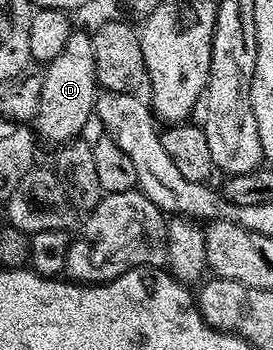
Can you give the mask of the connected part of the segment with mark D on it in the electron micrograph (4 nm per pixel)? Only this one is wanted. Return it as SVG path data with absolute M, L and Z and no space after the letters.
M74 30L66 38L62 54L54 58L43 69L42 98L38 102L38 114L34 121L34 132L41 141L51 146L67 144L79 137L80 132L92 120L98 95L96 67L94 66L94 42L86 31Z

